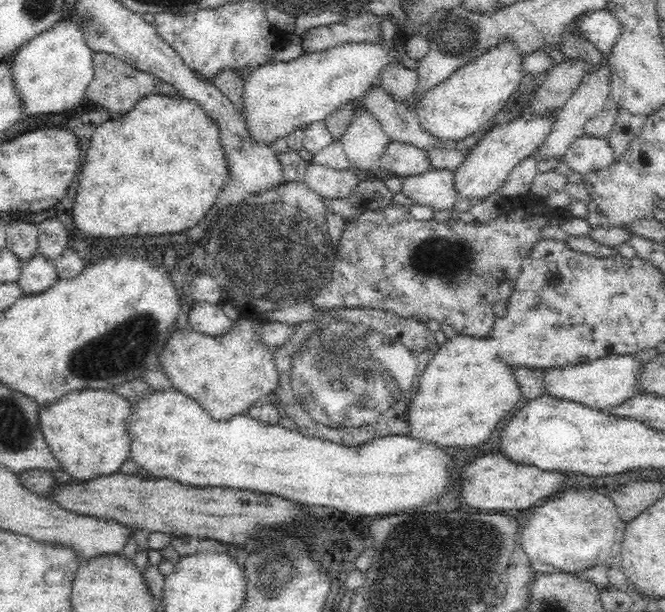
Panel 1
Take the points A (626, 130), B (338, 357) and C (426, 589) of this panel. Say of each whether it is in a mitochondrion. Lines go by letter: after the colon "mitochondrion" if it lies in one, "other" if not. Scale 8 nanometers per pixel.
A: other
B: mitochondrion
C: mitochondrion

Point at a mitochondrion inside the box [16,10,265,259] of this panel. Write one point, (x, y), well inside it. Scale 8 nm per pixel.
(100, 33)

